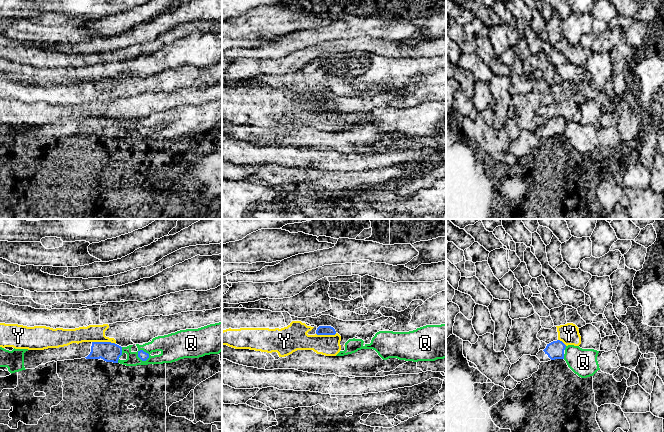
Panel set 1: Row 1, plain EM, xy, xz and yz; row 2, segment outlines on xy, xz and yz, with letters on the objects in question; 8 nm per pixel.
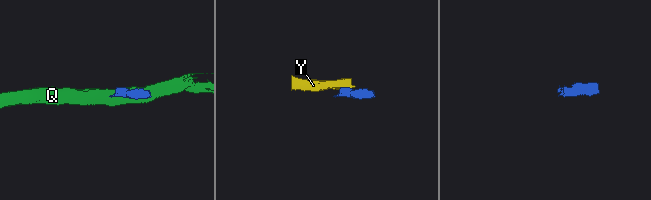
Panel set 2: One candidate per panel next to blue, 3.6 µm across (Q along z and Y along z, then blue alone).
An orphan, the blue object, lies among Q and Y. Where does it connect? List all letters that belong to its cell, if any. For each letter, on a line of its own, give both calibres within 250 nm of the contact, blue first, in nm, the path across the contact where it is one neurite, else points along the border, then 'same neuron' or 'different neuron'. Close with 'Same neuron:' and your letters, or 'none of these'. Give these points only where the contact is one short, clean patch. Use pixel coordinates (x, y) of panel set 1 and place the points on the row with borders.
Q: 70 nm thick on the blue side, 220 nm on the other; different neuron
Y: 160 nm thick on the blue side, 140 nm on the other; border along xy (92, 341), (110, 341), (115, 344); different neuron
Same neuron: none of these

